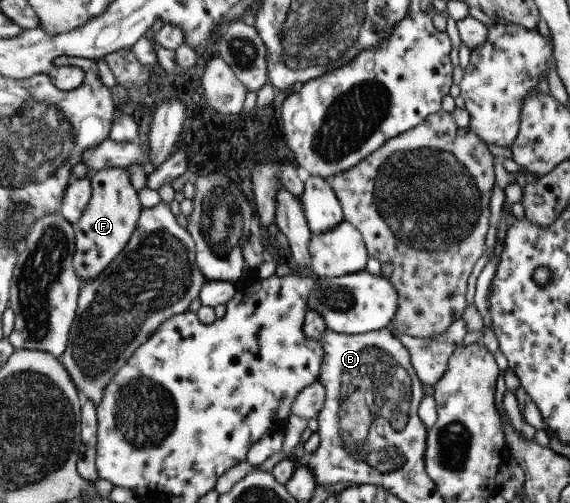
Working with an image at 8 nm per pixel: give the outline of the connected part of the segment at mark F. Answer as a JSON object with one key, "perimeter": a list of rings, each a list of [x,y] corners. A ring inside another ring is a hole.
{"perimeter":[[[128,168],[102,169],[91,176],[91,182],[93,194],[90,203],[75,228],[77,249],[74,265],[76,274],[82,278],[84,285],[98,279],[98,276],[104,274],[106,268],[122,254],[134,237],[135,231],[139,229],[139,219],[143,210]]]}

